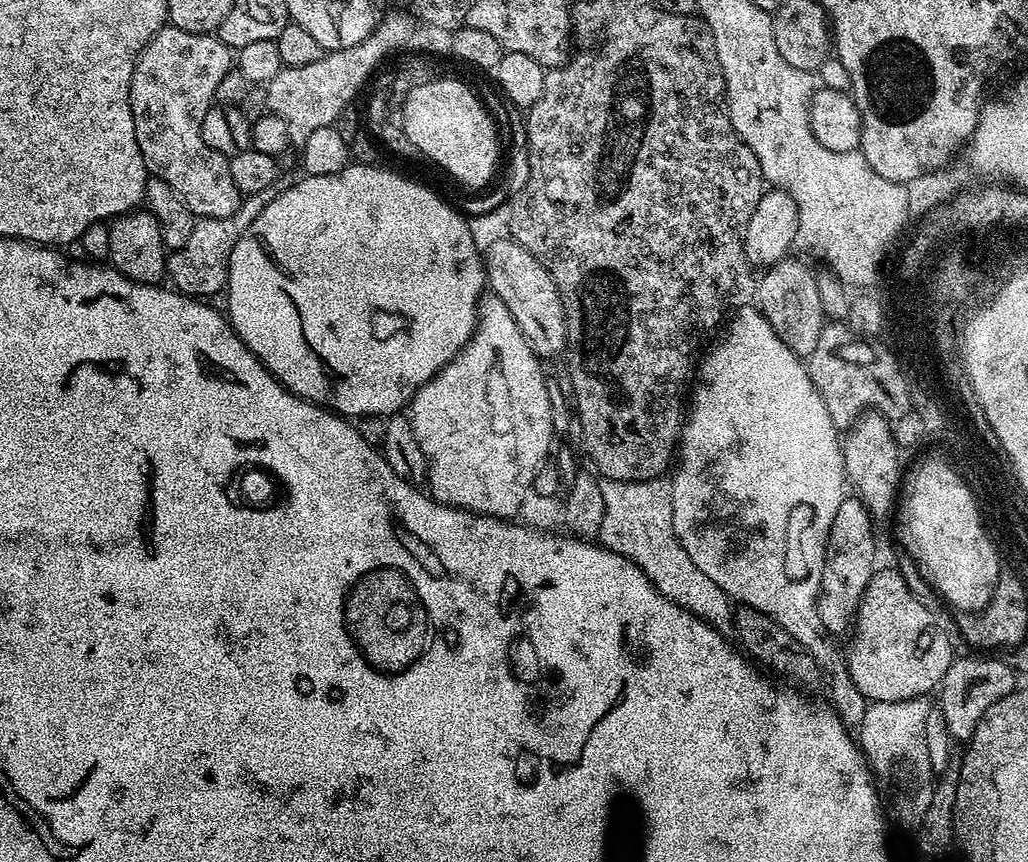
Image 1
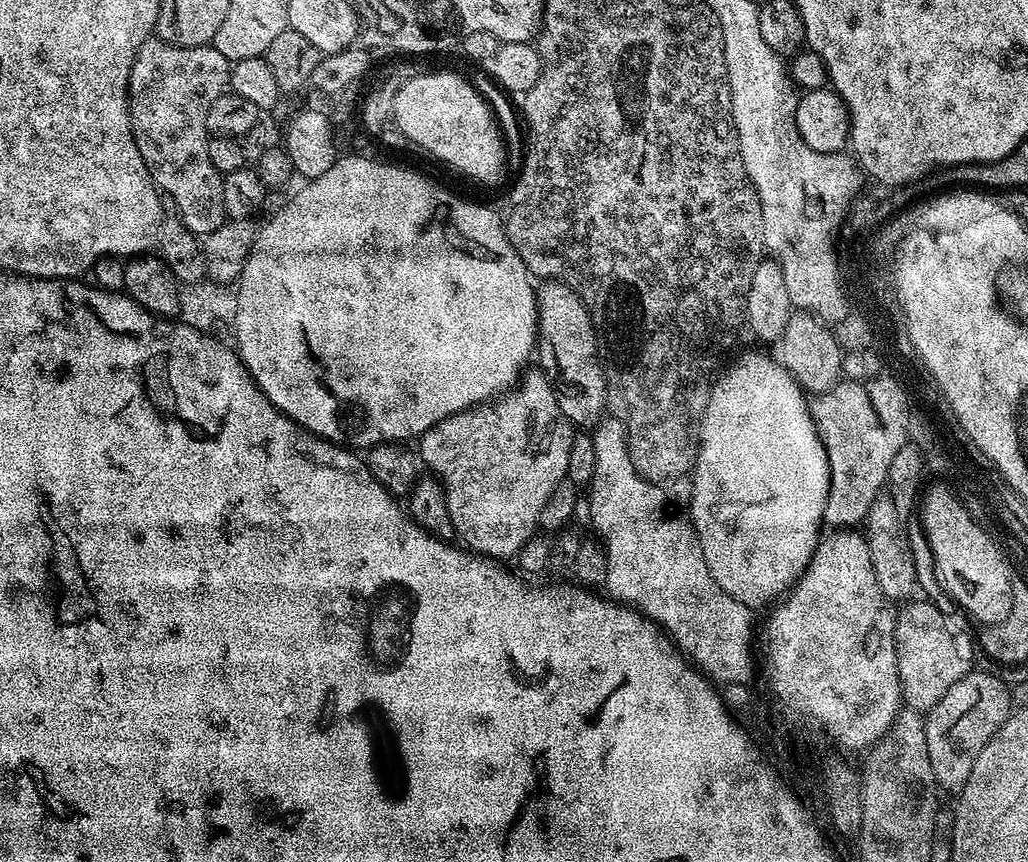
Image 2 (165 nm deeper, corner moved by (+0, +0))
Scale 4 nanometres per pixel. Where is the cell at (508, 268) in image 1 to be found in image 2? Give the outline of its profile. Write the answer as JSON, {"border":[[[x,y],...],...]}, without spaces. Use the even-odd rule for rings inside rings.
{"border":[[[545,281],[537,287],[537,331],[540,341],[536,347],[539,367],[556,387],[553,389],[558,408],[563,416],[574,426],[579,424],[595,425],[605,413],[608,397],[607,381],[604,379],[603,365],[598,355],[596,332],[592,328],[585,306],[572,288],[560,281]]]}

